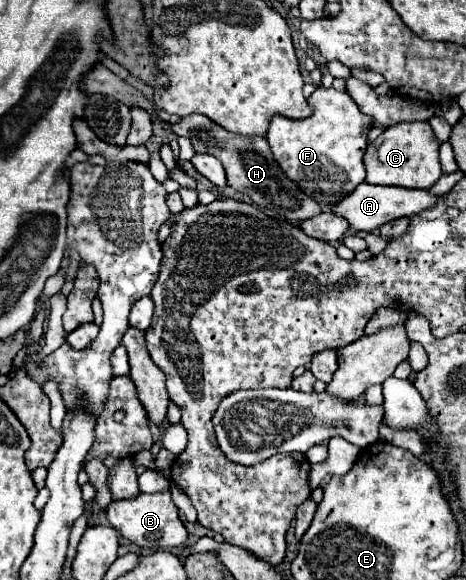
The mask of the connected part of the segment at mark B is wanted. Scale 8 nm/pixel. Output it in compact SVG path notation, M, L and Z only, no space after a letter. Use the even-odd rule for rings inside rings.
M159 491L159 493L141 493L135 499L121 499L121 501L111 501L107 507L107 519L117 529L125 539L135 543L137 547L145 551L165 551L173 547L181 547L187 541L187 529L179 519L177 507L171 501L169 491Z

